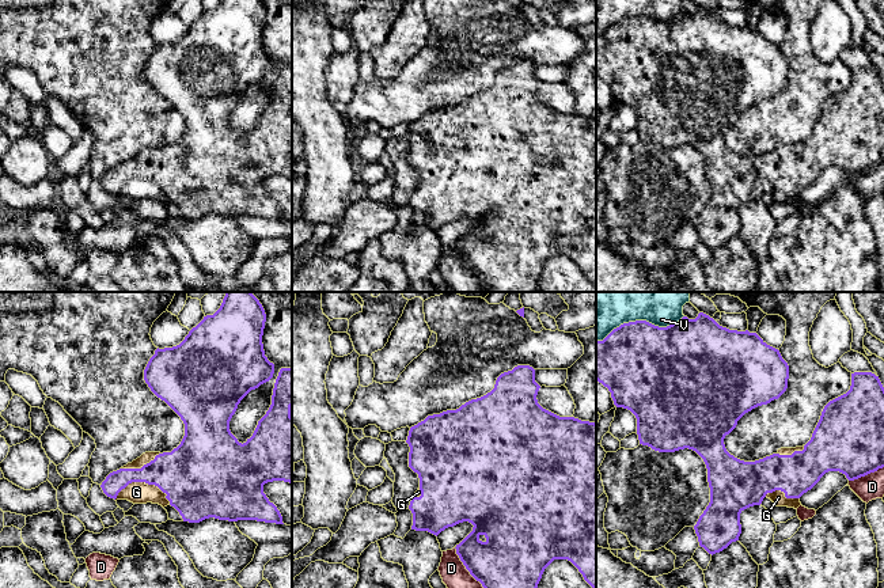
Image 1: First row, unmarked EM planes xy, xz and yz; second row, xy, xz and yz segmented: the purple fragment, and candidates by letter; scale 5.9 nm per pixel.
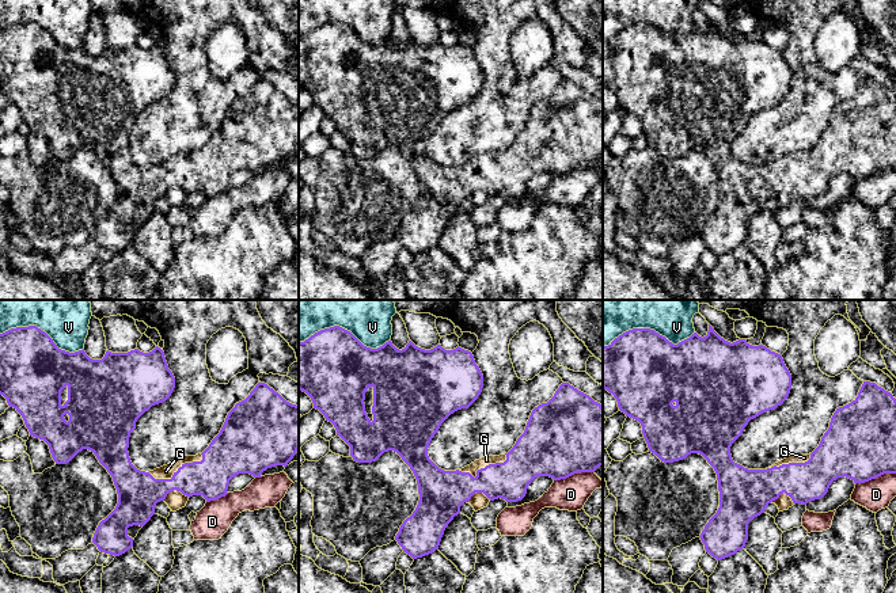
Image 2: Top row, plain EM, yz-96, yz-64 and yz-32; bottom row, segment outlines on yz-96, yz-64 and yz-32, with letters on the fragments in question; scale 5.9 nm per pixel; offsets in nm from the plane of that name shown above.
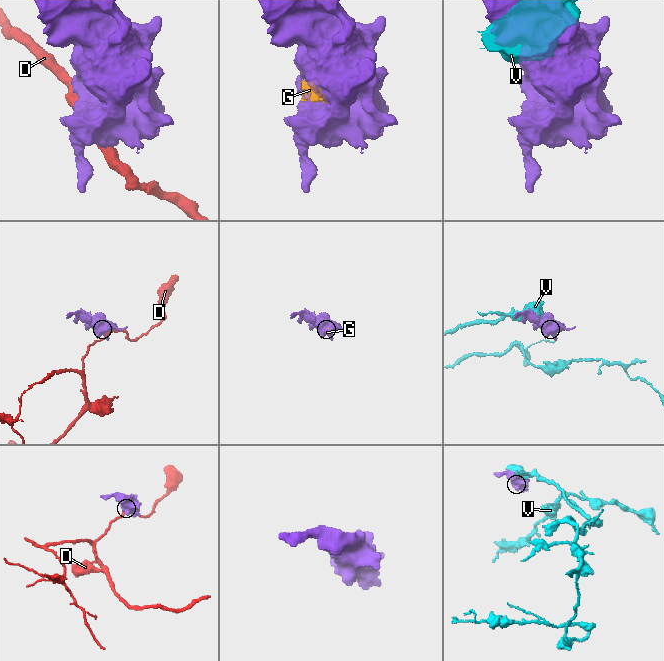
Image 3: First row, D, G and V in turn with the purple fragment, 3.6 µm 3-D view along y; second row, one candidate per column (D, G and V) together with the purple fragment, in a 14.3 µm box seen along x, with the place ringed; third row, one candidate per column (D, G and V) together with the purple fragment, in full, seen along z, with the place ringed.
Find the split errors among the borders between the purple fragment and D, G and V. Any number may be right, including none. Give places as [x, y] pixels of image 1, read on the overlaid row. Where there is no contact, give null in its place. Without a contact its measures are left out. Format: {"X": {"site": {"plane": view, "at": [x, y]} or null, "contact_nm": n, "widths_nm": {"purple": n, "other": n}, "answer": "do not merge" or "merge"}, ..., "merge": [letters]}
{"D": {"site": {"plane": "xz", "at": [466, 568]}, "contact_nm": 300, "widths_nm": {"purple": 340, "other": 160}, "answer": "do not merge"}, "G": {"site": {"plane": "xy", "at": [144, 481]}, "contact_nm": 340, "widths_nm": {"purple": 320, "other": 130}, "answer": "merge"}, "V": {"site": {"plane": "yz", "at": [640, 321]}, "contact_nm": 550, "widths_nm": {"purple": 480, "other": 400}, "answer": "do not merge"}, "merge": ["G"]}

